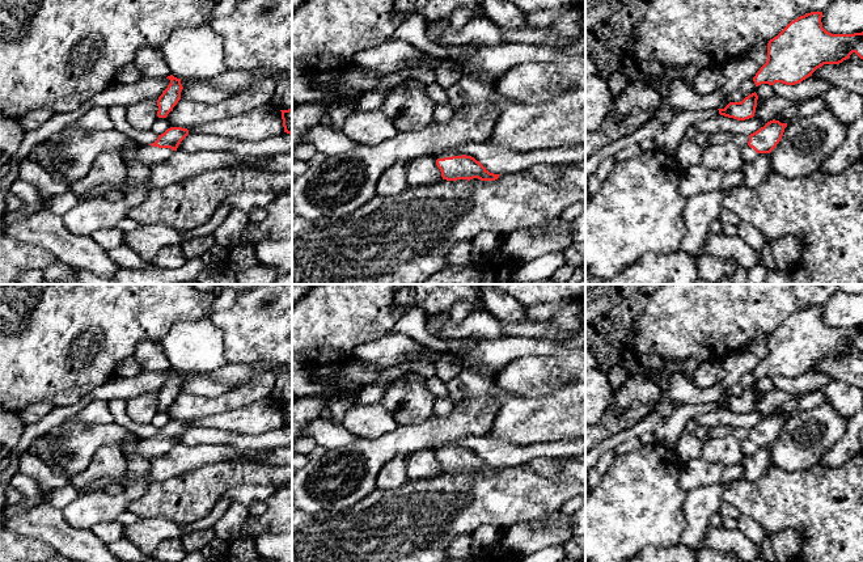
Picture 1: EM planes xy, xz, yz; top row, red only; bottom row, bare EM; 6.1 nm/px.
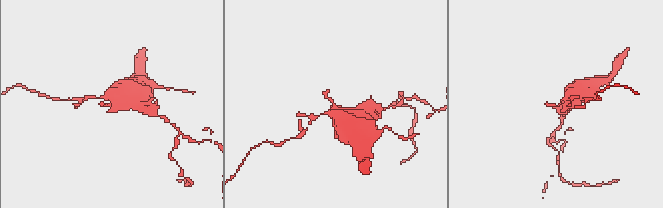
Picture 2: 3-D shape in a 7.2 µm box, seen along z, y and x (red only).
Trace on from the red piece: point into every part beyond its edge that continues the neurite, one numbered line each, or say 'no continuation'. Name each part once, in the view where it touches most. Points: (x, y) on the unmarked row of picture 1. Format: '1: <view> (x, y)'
1: xz (449, 446)

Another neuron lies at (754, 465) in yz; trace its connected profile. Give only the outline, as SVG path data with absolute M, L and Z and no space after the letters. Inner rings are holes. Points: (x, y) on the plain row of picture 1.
M758 447L756 452L752 455L744 455L741 460L744 476L749 481L757 481L763 477L771 464L769 447Z

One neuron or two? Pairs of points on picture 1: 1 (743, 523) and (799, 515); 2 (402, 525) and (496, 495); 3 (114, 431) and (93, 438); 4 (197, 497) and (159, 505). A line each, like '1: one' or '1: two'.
1: two
2: one
3: one
4: one

